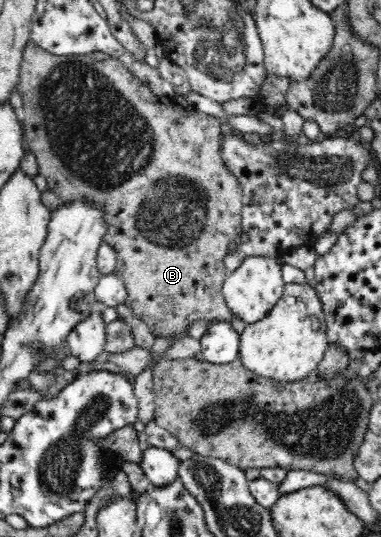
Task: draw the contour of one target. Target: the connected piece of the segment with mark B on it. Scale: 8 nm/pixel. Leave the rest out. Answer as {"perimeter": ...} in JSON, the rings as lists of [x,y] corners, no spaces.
{"perimeter":[[[32,41],[26,44],[23,53],[17,89],[23,99],[23,130],[26,147],[36,156],[39,173],[46,178],[47,190],[56,194],[64,204],[75,200],[90,200],[96,206],[102,206],[102,210],[105,211],[104,218],[108,225],[108,233],[104,237],[104,242],[115,249],[117,255],[115,275],[123,279],[128,291],[126,304],[132,308],[133,315],[144,321],[155,337],[180,333],[199,319],[232,321],[235,315],[228,308],[222,291],[228,274],[223,259],[229,253],[230,243],[238,240],[243,233],[240,213],[243,207],[243,192],[238,179],[227,169],[220,156],[221,120],[196,109],[192,110],[192,115],[190,113],[180,115],[178,111],[174,111],[172,105],[162,103],[160,96],[156,97],[147,84],[134,78],[119,59],[108,58],[98,61],[91,54],[57,56],[48,53]]]}

